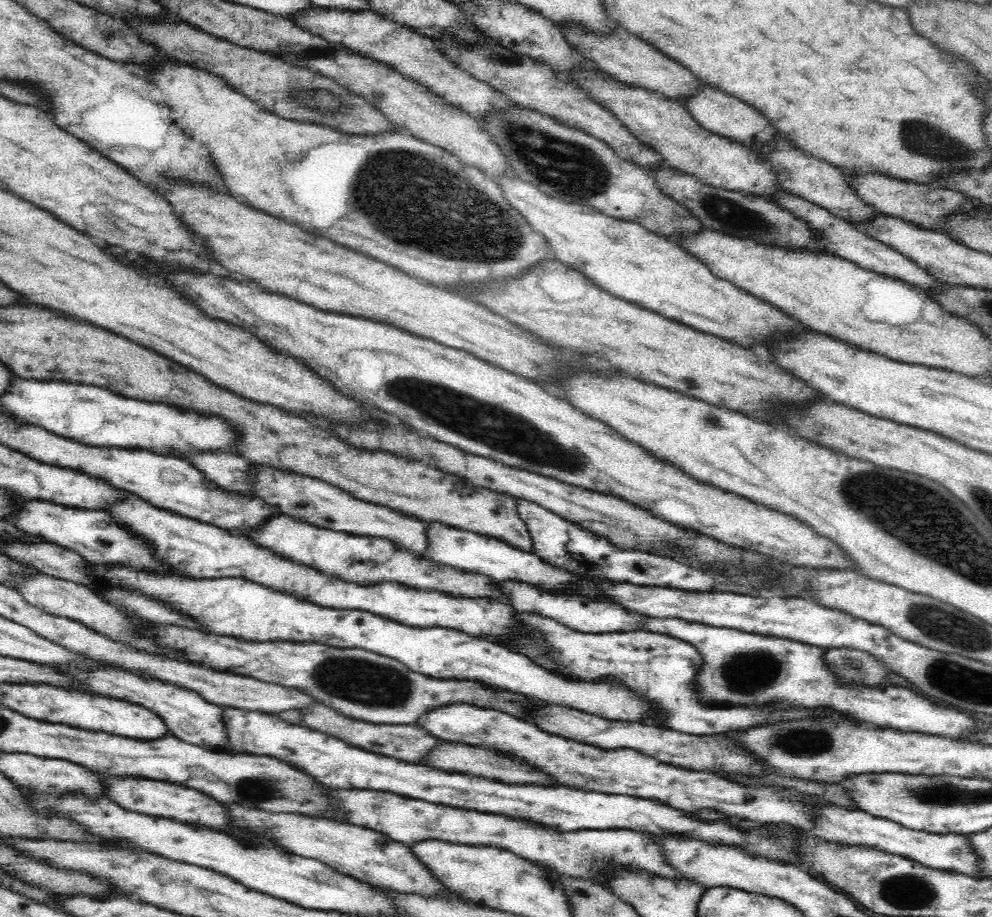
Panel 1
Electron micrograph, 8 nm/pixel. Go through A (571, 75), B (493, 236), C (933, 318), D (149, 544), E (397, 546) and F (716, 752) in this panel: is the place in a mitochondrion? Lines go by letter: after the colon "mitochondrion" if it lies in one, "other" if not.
A: other
B: mitochondrion
C: other
D: other
E: other
F: other

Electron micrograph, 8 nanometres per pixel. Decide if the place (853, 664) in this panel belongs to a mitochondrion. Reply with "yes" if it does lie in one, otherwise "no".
yes

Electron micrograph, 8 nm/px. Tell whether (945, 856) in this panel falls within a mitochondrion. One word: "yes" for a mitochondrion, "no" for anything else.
no

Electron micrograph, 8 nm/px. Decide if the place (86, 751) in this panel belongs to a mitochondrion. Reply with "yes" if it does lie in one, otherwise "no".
no

